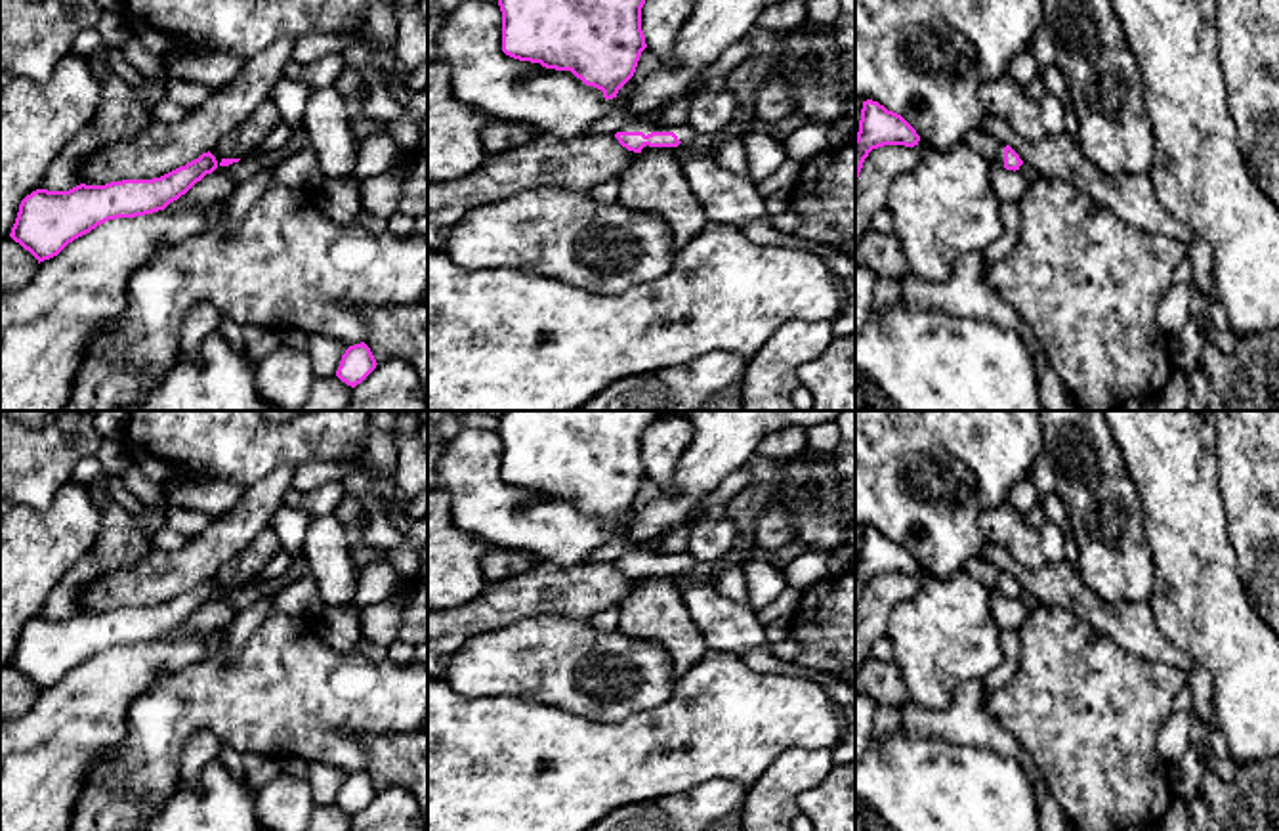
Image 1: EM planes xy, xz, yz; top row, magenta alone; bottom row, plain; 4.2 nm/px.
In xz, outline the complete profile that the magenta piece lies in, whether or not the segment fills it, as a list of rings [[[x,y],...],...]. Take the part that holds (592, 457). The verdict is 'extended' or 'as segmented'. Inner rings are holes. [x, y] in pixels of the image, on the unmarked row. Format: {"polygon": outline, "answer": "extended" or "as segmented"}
{"polygon": [[[506,411],[500,416],[502,479],[546,497],[571,499],[605,527],[634,504],[647,476],[641,458],[645,428],[670,411]]], "answer": "as segmented"}

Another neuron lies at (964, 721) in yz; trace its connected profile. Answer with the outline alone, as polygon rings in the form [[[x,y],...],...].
[[[968,680],[954,690],[945,711],[909,701],[901,707],[901,728],[912,735],[945,737],[958,745],[985,747],[1016,758],[1033,787],[1037,804],[1040,804],[1048,797],[1046,783],[1031,755],[983,709],[983,695],[983,680]]]

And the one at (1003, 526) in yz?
[[[1000,502],[979,516],[979,525],[985,541],[1002,546],[1025,569],[1037,571],[1046,565],[1040,533],[1025,514]]]

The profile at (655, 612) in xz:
[[[649,575],[638,581],[619,611],[619,632],[657,642],[668,651],[674,682],[706,651],[704,638],[685,606],[683,588],[672,575]]]

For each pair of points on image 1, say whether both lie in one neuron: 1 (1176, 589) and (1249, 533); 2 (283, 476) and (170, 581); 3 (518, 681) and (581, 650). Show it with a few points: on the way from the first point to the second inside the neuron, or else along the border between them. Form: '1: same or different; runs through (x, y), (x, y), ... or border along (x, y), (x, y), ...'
1: different; border along (1222, 501), (1236, 570), (1245, 589)
2: same; runs through (256, 505), (199, 560)
3: same; runs through (533, 665), (539, 660), (566, 660)

